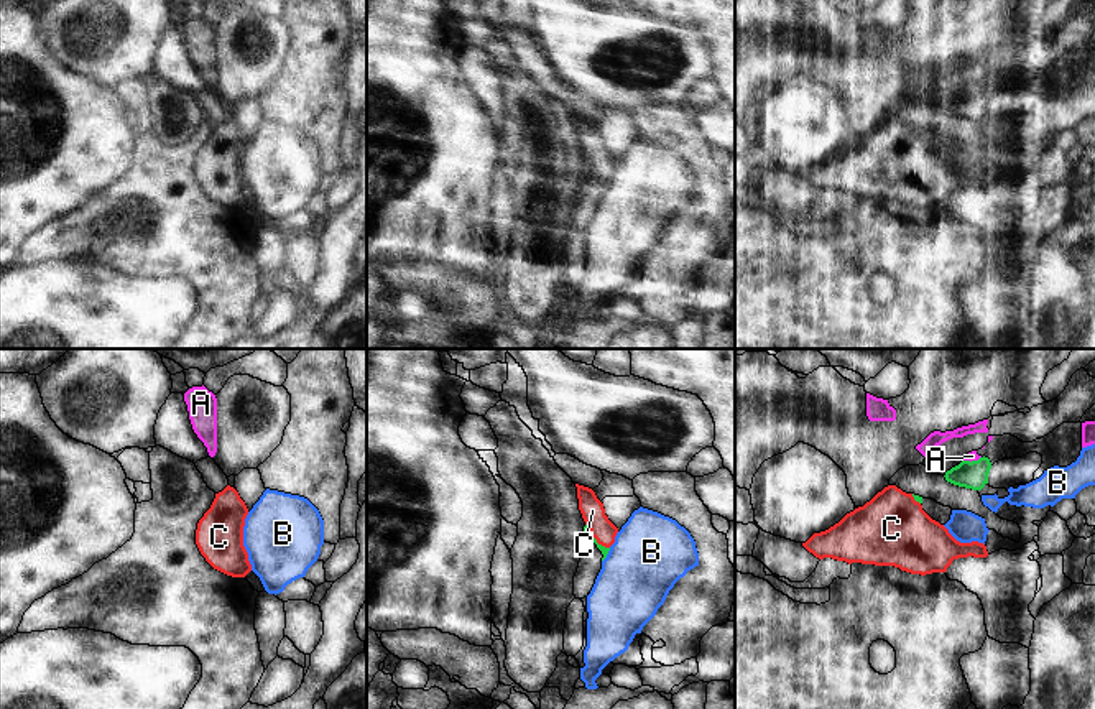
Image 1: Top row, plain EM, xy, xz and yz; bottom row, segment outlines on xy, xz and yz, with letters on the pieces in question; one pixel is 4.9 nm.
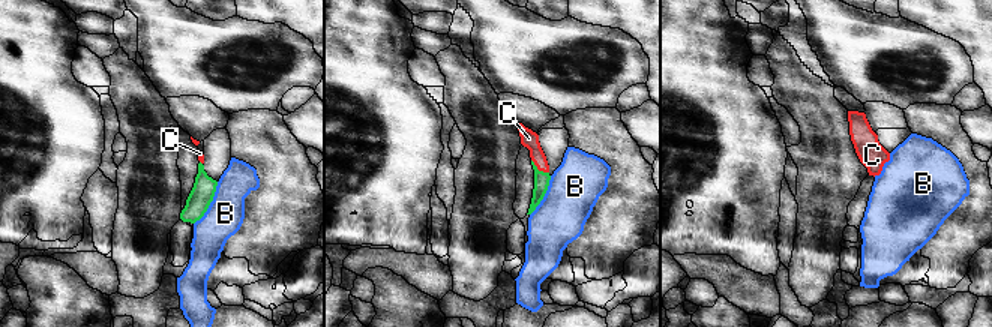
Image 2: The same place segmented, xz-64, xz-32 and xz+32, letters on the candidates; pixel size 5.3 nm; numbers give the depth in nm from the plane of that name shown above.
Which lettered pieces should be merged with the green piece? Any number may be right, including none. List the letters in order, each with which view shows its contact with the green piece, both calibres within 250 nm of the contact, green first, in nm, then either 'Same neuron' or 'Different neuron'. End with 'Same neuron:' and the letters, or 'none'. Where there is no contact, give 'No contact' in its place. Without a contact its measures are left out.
A: Touches green in yz. Thickness 130 nm (green) against 50 nm. Different neuron
B: Touches green in xz. Thickness 40 nm (green) against 380 nm. Different neuron
C: Touches green in xz. Thickness 40 nm (green) against 120 nm. Same neuron
Same neuron: C.

